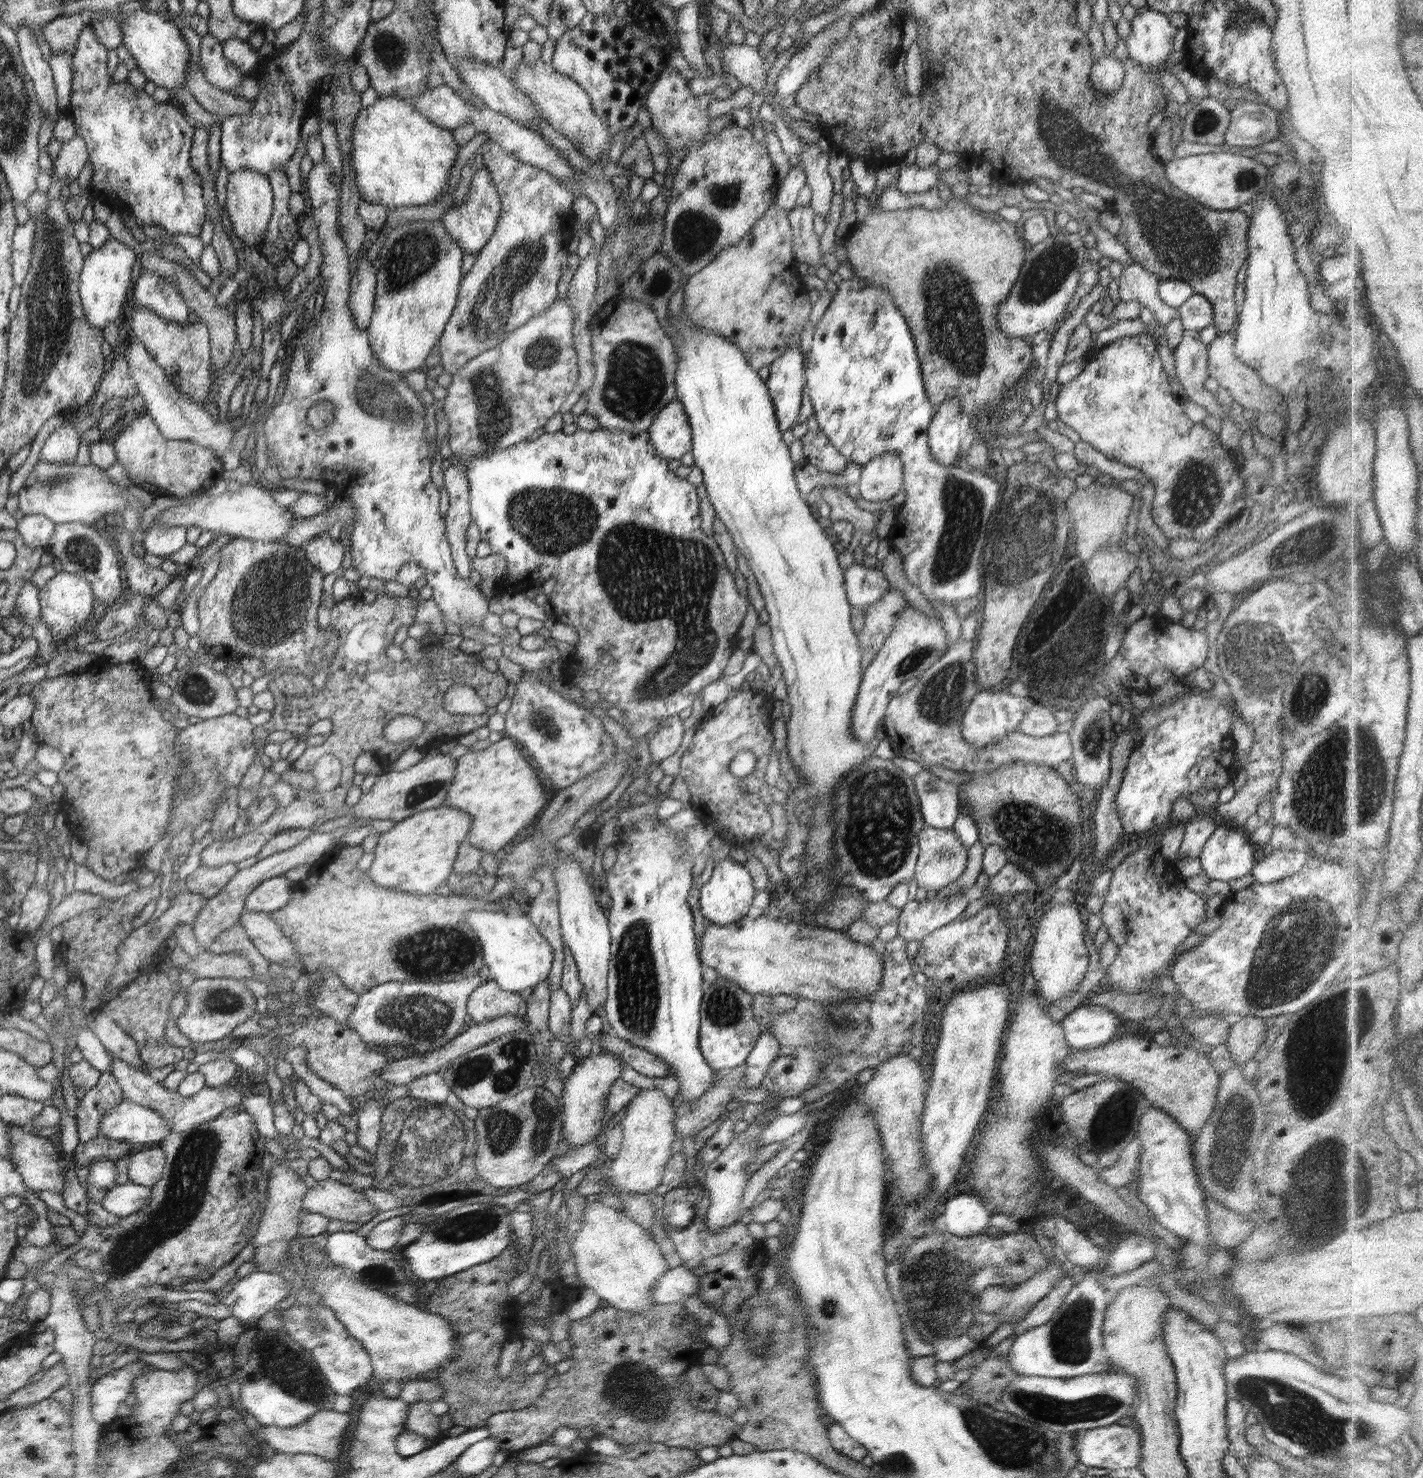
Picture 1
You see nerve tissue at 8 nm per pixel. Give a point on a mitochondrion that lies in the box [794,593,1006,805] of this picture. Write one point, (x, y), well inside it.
(940, 701)

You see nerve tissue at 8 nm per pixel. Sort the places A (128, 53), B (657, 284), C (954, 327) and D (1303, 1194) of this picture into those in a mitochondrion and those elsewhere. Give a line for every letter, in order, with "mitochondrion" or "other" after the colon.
A: other
B: mitochondrion
C: mitochondrion
D: mitochondrion

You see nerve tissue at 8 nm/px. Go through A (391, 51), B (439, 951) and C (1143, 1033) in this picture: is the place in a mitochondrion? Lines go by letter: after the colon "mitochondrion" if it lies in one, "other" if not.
A: mitochondrion
B: mitochondrion
C: other

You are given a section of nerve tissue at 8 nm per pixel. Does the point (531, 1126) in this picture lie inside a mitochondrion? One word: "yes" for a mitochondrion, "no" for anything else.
yes

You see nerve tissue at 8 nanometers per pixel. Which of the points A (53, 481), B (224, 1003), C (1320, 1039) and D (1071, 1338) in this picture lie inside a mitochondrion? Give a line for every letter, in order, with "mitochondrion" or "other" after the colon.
A: mitochondrion
B: mitochondrion
C: mitochondrion
D: mitochondrion

